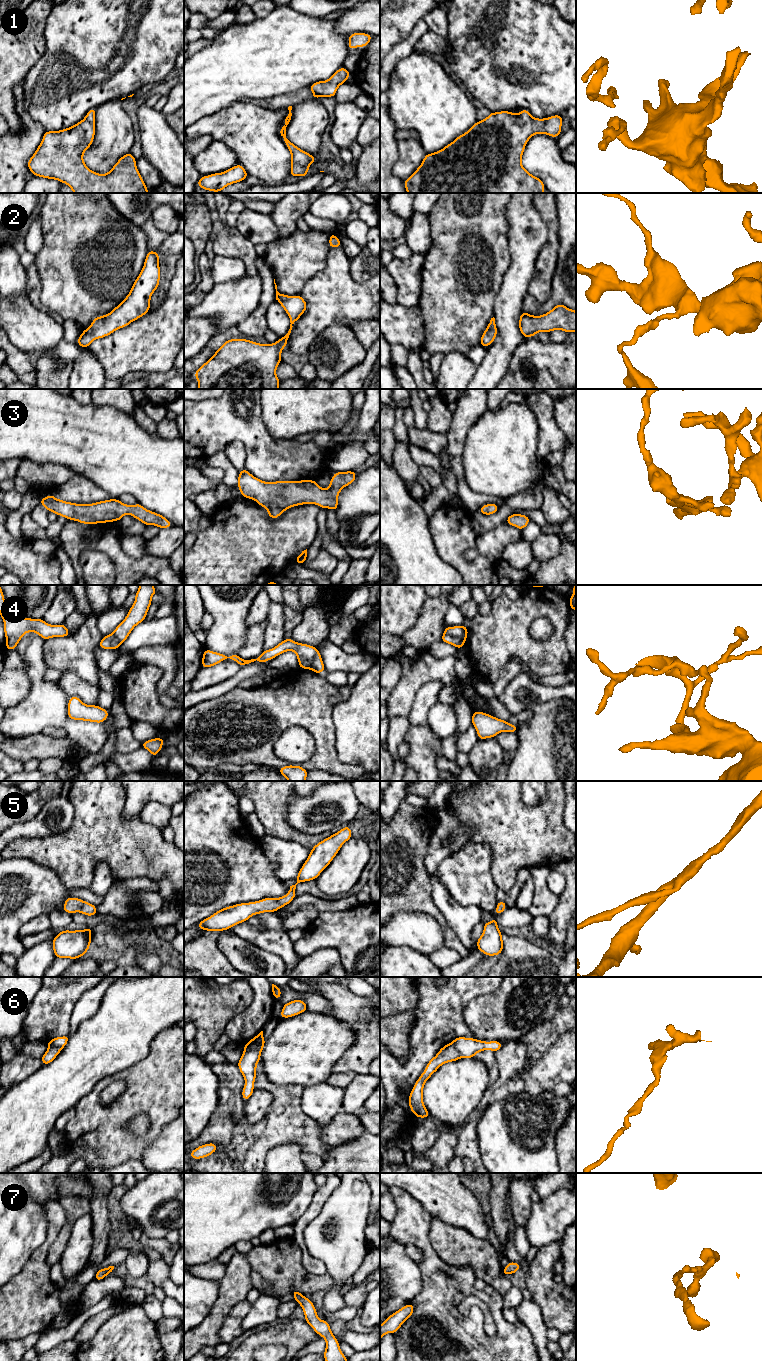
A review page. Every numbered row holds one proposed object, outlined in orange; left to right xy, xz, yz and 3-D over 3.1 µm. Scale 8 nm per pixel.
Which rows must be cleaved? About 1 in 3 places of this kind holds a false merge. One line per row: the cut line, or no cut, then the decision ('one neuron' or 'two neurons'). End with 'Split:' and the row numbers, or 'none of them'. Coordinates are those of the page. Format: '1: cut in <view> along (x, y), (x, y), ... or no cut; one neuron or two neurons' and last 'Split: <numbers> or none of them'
1: no cut; one neuron
2: no cut; one neuron
3: no cut; one neuron
4: cut in yz along (444, 632), (464, 642); two neurons
5: no cut; one neuron
6: cut in xz along (264, 1038), (256, 1048), (244, 1050); two neurons
7: no cut; one neuron
Split: 4, 6

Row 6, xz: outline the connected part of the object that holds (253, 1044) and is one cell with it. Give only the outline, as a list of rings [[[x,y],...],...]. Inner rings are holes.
[[[261,1031],[259,1034],[257,1034],[254,1038],[252,1038],[249,1042],[247,1042],[244,1045],[243,1047],[244,1050],[250,1051],[250,1050],[257,1049],[263,1039],[264,1039],[263,1031]]]

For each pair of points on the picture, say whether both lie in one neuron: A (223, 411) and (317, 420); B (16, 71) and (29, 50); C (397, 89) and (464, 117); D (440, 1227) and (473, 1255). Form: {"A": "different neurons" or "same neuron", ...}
{"A": "different neurons", "B": "same neuron", "C": "same neuron", "D": "same neuron"}

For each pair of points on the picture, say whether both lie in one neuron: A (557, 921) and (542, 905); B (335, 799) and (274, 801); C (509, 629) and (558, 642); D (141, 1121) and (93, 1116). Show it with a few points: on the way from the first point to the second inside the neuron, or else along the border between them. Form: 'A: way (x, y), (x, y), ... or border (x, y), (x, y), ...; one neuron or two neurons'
A: border (560, 896), (556, 908), (548, 916); two neurons
B: border (313, 791), (289, 802), (287, 823); two neurons
C: way (521, 641), (526, 646), (546, 646); one neuron
D: border (149, 1116), (138, 1112), (128, 1120), (124, 1128); two neurons

